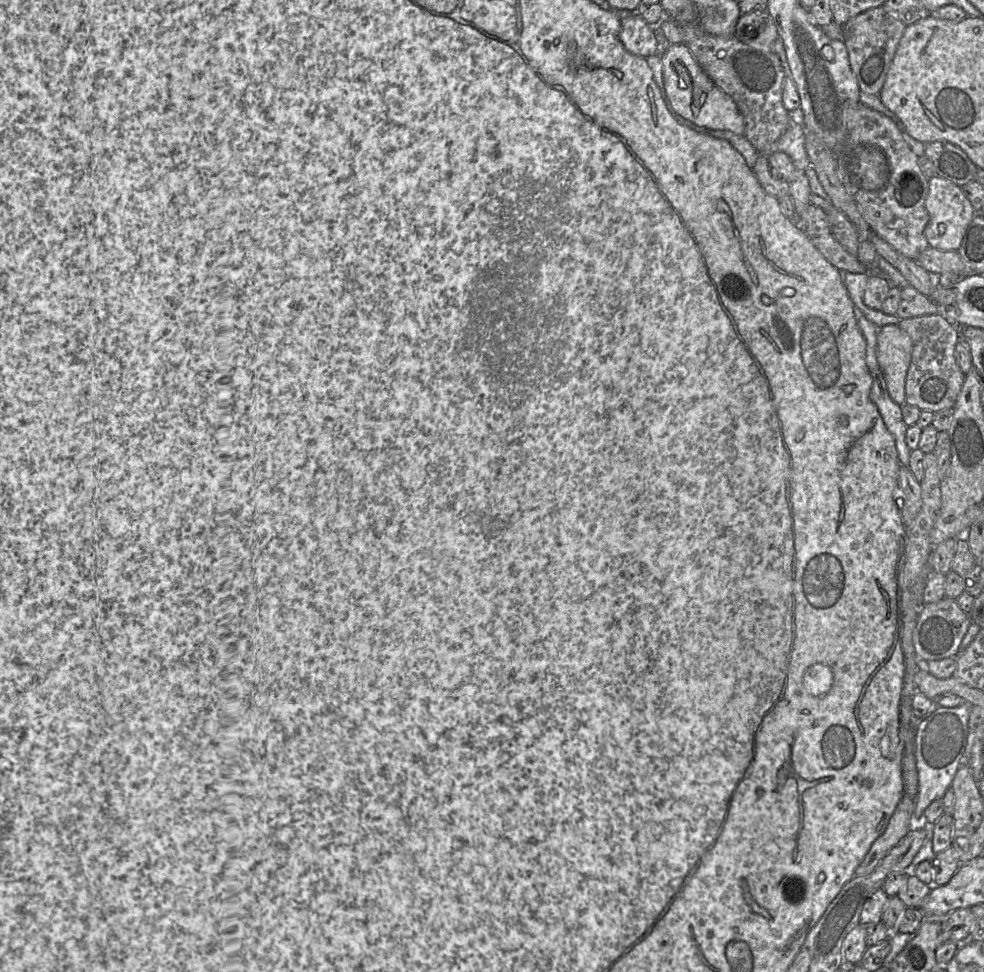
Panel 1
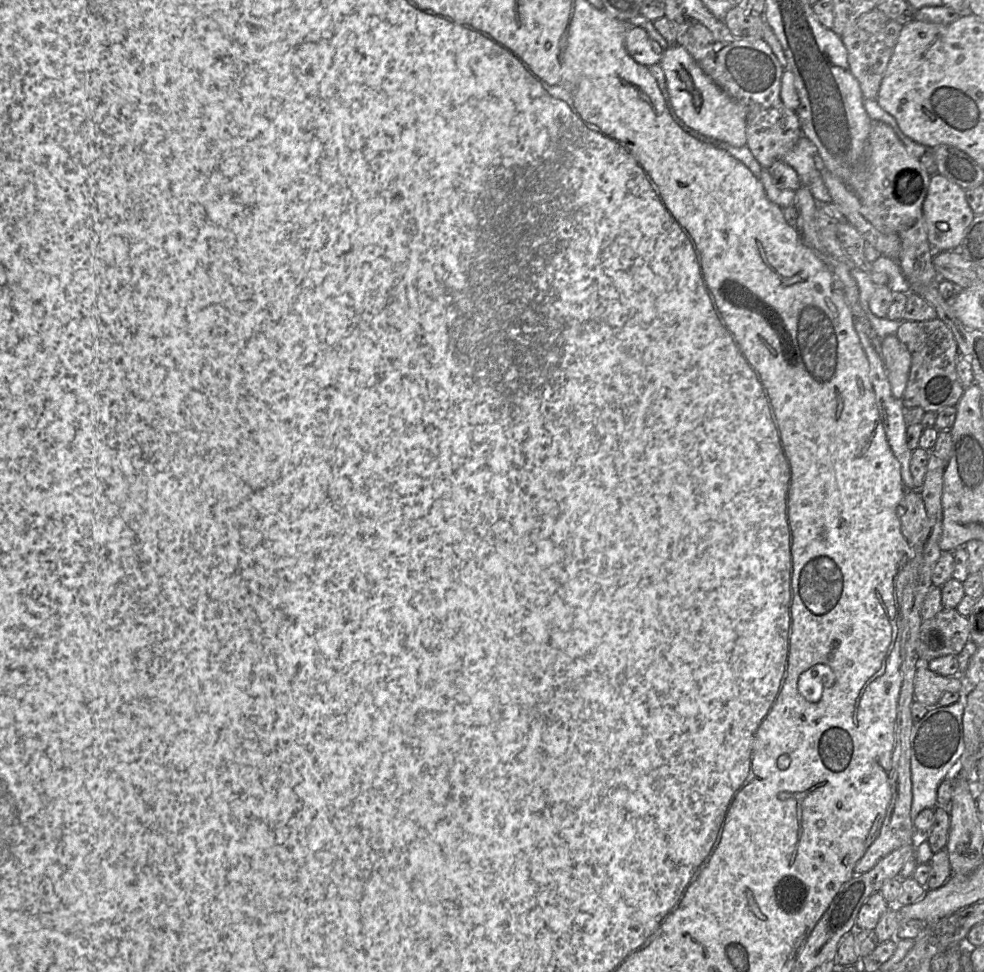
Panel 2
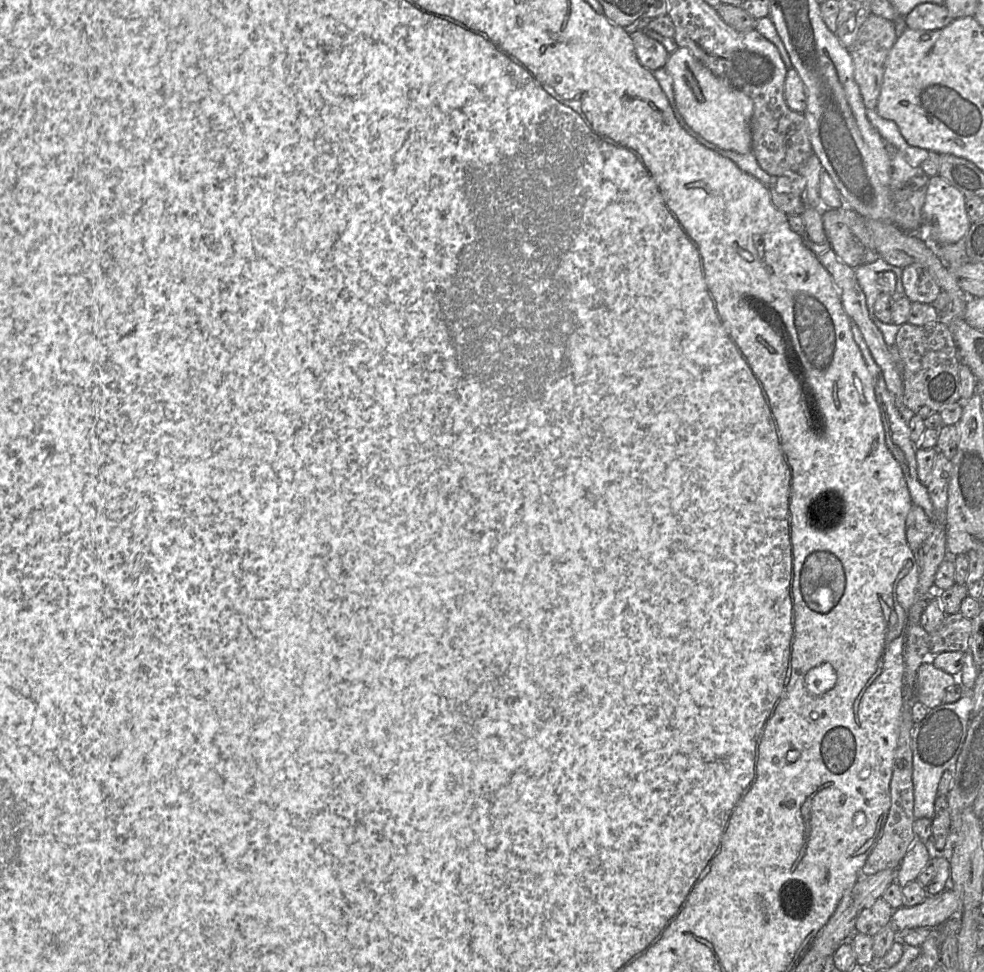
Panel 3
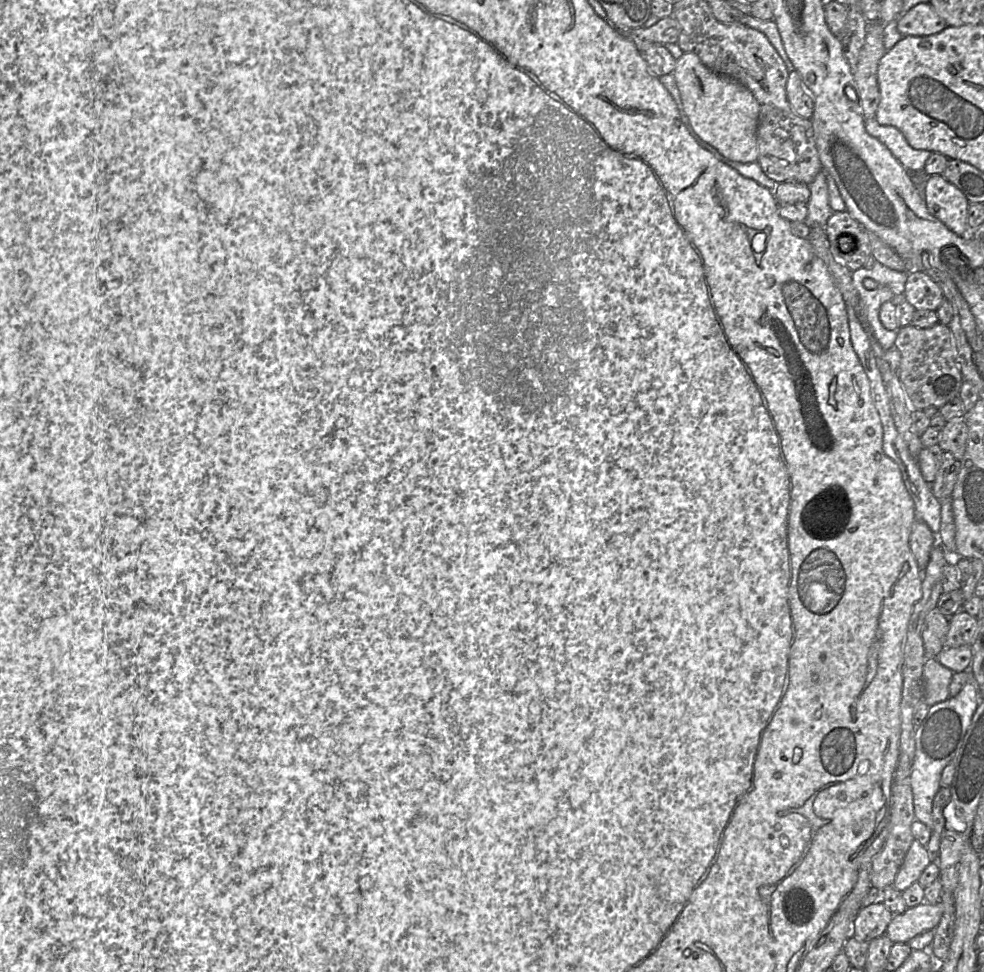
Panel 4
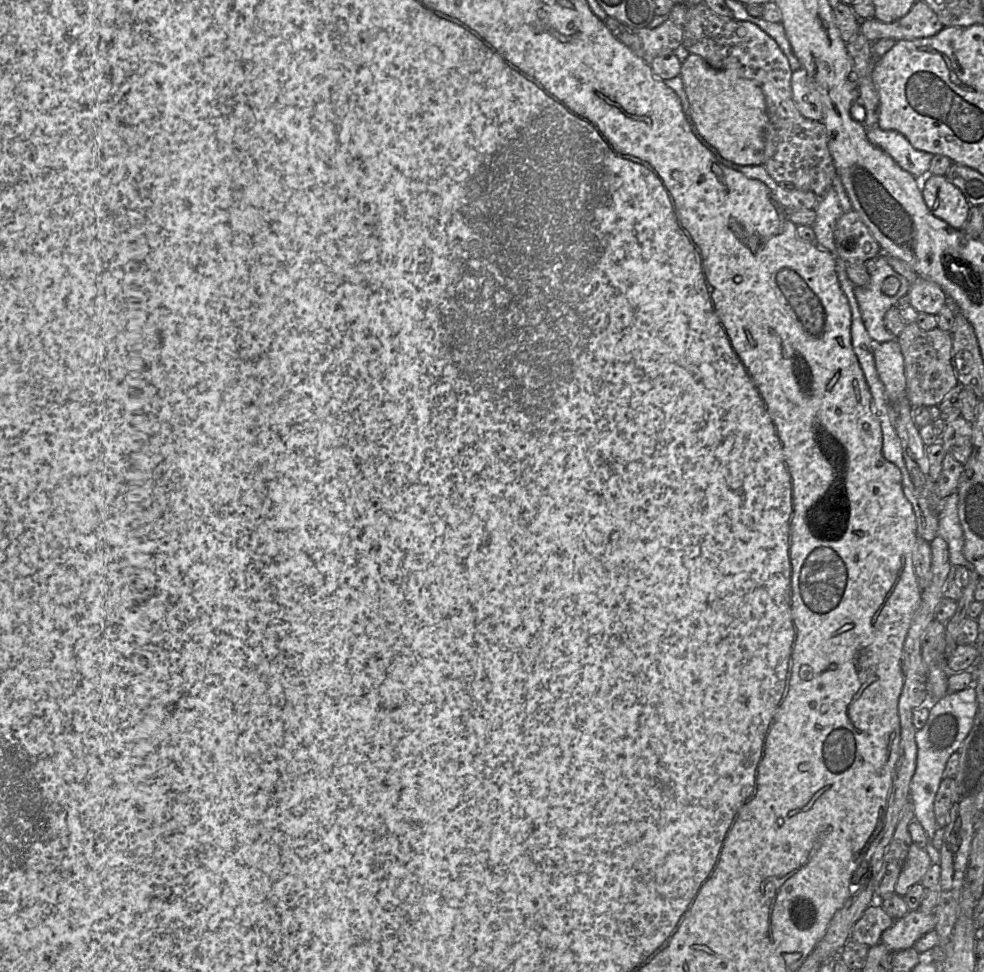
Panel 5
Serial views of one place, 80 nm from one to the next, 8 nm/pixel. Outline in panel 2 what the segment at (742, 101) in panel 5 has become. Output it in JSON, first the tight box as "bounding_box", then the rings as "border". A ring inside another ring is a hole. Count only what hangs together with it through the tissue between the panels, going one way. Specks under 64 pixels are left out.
{"bounding_box":[660,45,746,146],"border":[[[671,45],[668,47],[663,53],[660,65],[666,78],[671,104],[678,117],[686,125],[700,134],[732,146],[746,145],[746,110],[744,106],[723,91],[683,46]]]}

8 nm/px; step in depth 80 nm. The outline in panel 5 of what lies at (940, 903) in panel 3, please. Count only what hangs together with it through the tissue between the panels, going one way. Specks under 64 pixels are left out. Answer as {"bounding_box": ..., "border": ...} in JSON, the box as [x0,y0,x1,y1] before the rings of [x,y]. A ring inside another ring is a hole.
{"bounding_box":[880,909,935,952],"border":[[[918,909],[909,911],[904,917],[894,920],[893,925],[882,933],[880,943],[891,952],[913,947],[927,932],[935,929],[935,913],[924,913]]]}

